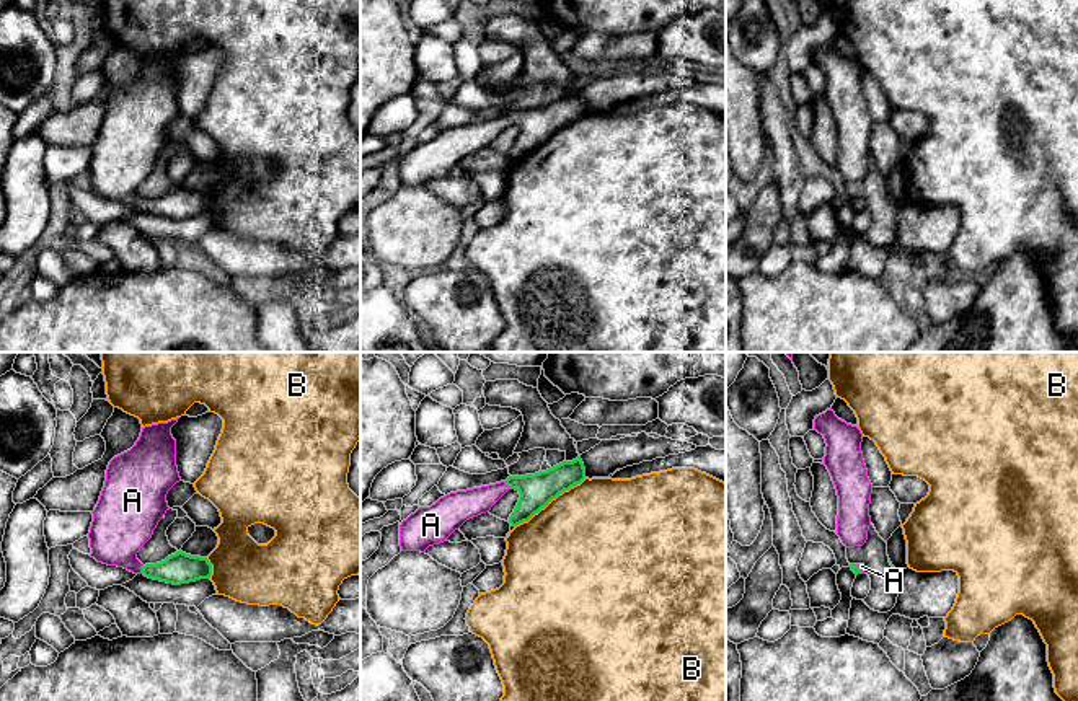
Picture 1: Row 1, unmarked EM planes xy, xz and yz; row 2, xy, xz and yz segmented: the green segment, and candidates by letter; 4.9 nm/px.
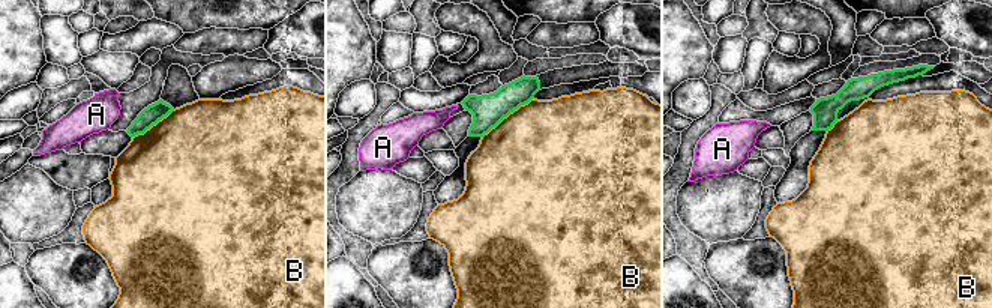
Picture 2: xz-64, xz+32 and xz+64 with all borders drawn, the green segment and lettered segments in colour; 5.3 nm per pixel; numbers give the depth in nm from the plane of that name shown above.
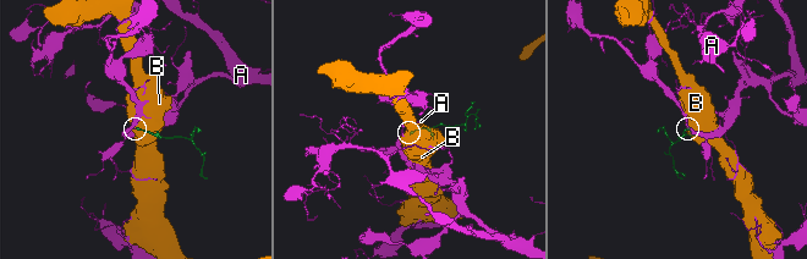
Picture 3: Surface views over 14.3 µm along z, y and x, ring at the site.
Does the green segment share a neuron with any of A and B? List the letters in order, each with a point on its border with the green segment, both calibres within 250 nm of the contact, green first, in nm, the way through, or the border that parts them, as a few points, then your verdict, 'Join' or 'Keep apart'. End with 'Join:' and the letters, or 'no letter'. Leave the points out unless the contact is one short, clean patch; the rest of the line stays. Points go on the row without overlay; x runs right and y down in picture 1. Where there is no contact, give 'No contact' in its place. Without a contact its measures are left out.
A: Touches green at xy (142, 204). Thickness 160 nm (green) against 300 nm. Path across: xy (180, 202), (142, 204), (124, 188), (124, 157). Join
B: Touches green at xz (550, 136). Thickness 170 nm (green) against 500 nm. Keep apart
Join: A

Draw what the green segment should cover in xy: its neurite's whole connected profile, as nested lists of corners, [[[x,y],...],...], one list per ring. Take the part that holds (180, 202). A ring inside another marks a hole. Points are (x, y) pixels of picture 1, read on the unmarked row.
[[[179,52],[142,62],[135,80],[114,91],[106,104],[106,116],[99,135],[95,142],[90,161],[91,192],[108,201],[124,202],[148,214],[181,220],[201,214],[210,214],[212,199],[207,192],[191,191],[178,186],[157,199],[142,199],[137,194],[140,183],[152,173],[153,165],[170,145],[166,137],[168,126],[181,116],[176,101],[176,75],[171,62]]]

